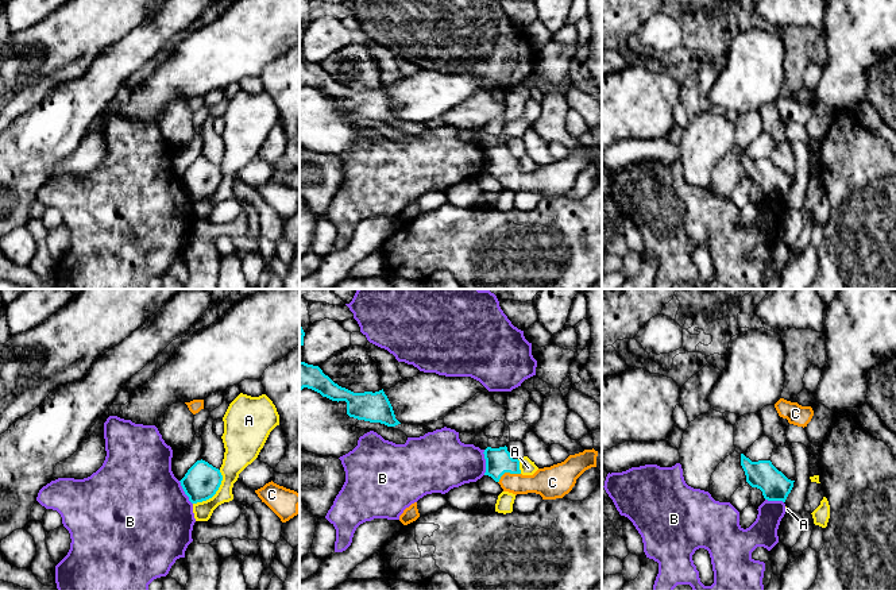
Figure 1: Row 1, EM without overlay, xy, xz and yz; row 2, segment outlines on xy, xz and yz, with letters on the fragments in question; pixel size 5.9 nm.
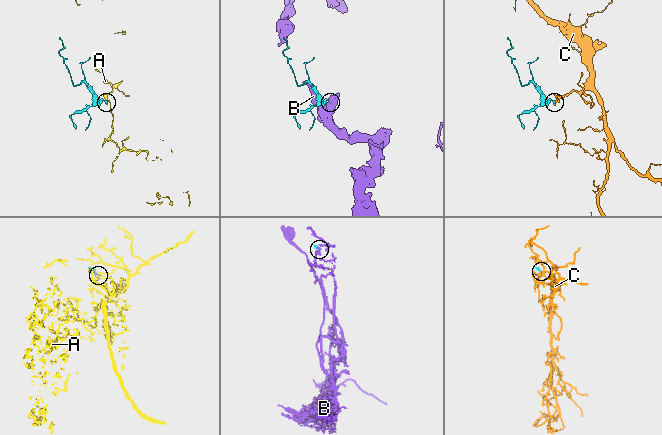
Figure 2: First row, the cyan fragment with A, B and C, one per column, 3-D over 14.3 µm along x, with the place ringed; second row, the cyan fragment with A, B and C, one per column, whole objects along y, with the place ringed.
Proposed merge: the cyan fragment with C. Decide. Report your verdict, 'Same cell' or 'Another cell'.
Same cell

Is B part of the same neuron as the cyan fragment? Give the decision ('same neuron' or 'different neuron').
different neuron

